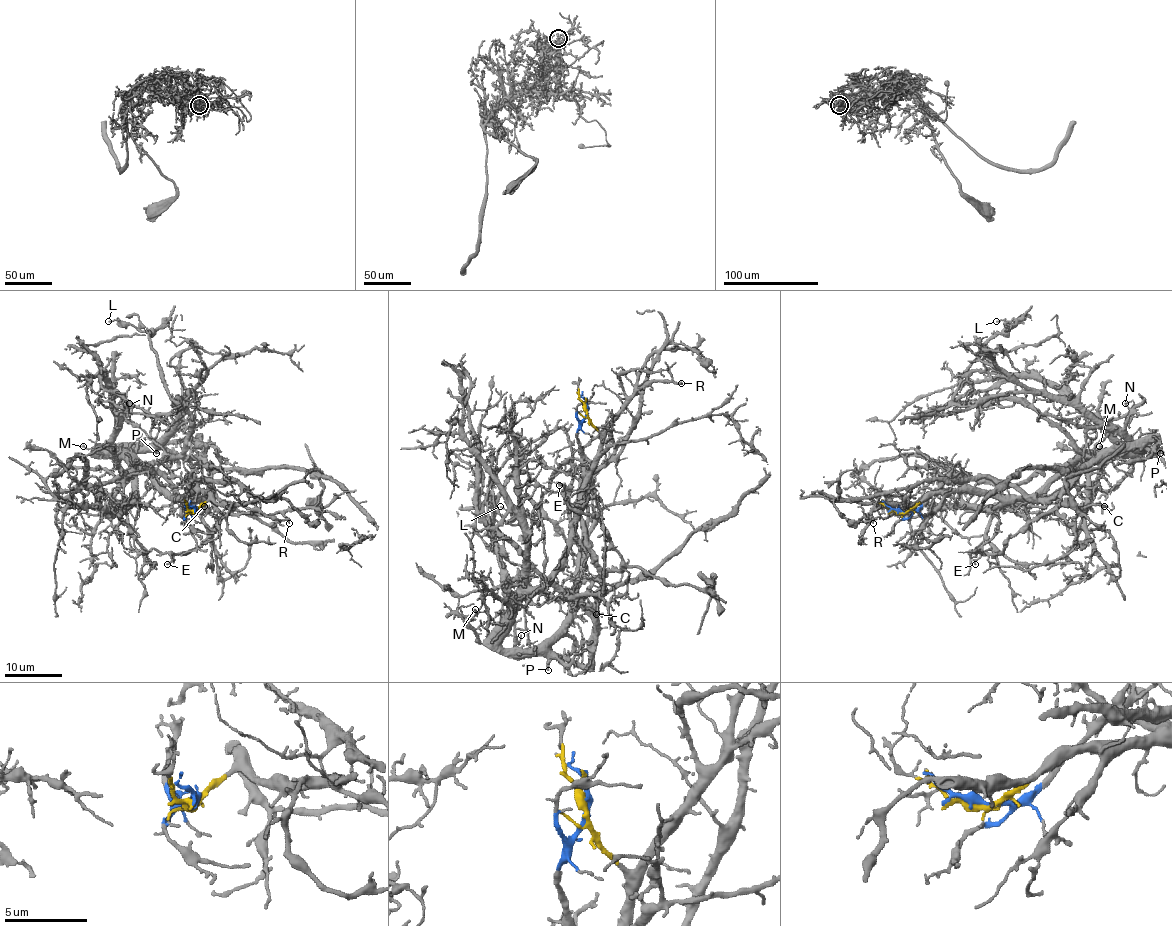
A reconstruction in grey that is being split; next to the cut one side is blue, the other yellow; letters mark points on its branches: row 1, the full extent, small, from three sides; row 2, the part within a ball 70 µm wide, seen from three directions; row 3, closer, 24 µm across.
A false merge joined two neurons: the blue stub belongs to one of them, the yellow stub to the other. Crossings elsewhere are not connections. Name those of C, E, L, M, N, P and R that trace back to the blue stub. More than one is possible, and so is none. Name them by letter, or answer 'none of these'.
E, L

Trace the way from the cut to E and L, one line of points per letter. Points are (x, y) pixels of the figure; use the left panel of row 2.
E: (194, 512), (185, 506), (198, 480), (189, 476), (192, 496), (216, 494), (229, 509), (166, 564)
L: (194, 512), (189, 476), (199, 497), (208, 469), (185, 454), (191, 414), (168, 392), (146, 332), (108, 322)

